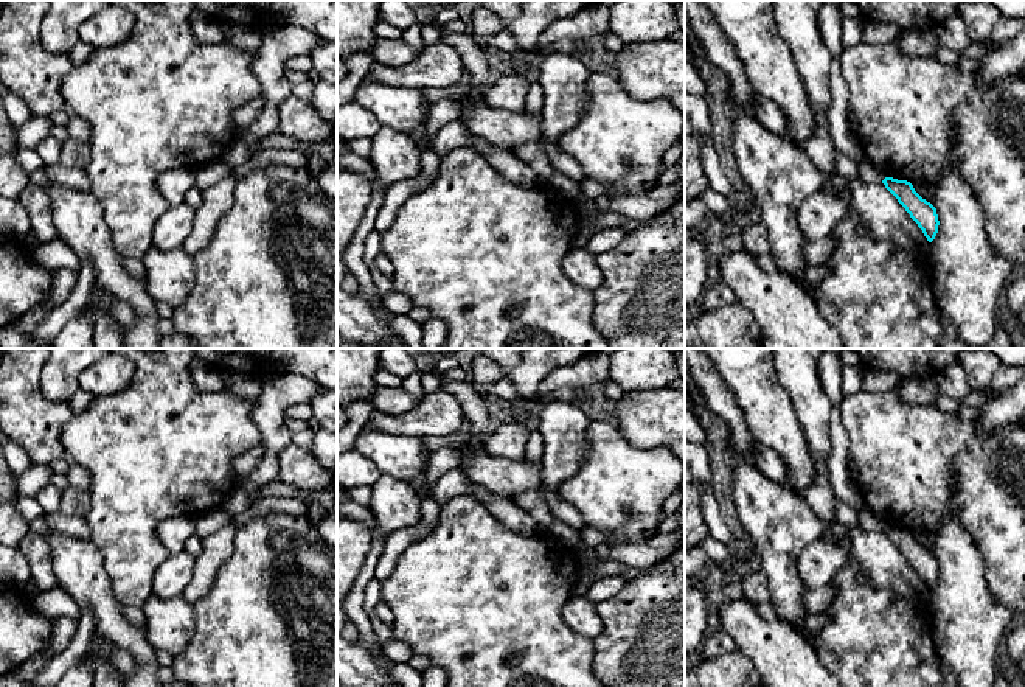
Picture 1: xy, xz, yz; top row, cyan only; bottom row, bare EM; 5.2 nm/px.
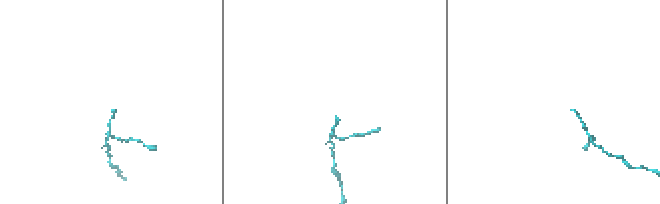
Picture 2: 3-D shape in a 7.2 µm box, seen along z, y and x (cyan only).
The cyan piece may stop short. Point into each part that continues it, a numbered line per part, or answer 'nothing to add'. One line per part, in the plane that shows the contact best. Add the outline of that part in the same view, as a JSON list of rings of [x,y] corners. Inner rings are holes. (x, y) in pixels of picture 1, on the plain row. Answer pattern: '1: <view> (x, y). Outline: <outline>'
nothing to add

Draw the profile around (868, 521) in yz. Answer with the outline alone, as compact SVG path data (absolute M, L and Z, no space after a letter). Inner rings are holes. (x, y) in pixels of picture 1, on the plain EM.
M865 505L859 510L859 524L867 532L881 532L885 527L884 521Z

